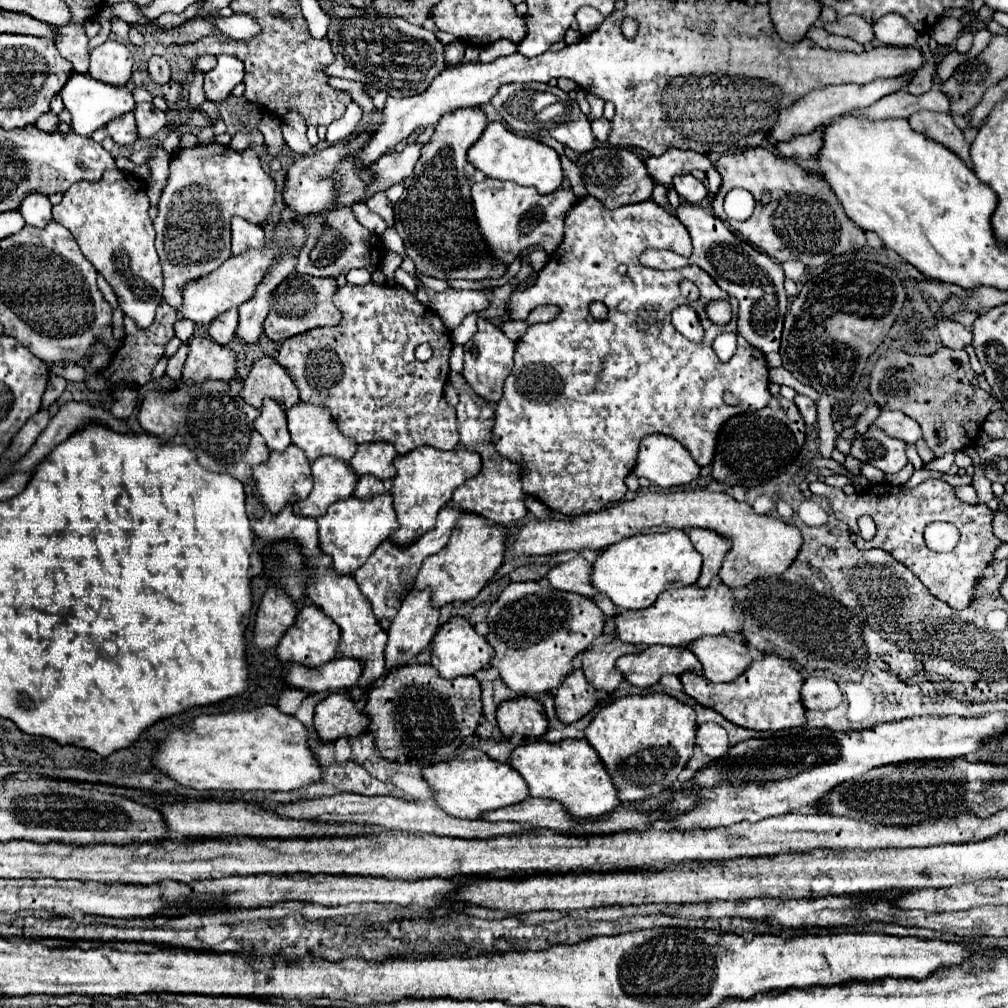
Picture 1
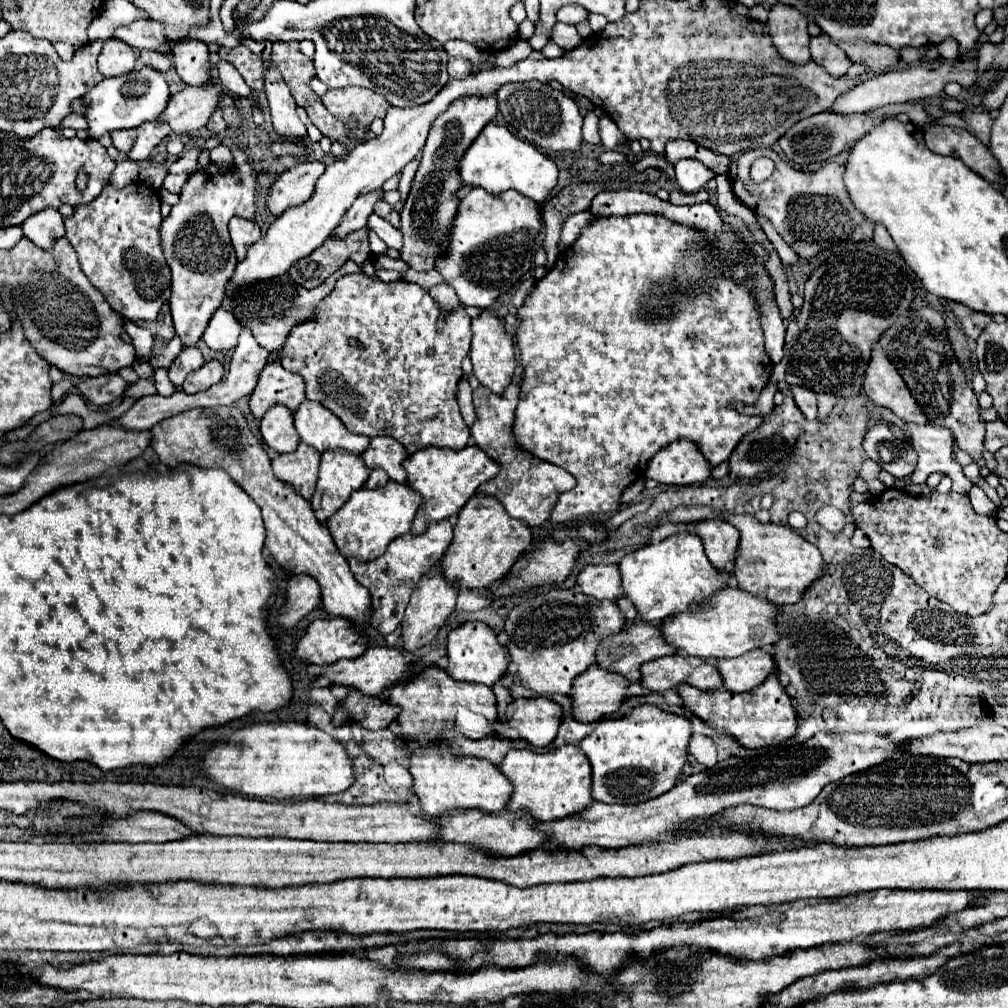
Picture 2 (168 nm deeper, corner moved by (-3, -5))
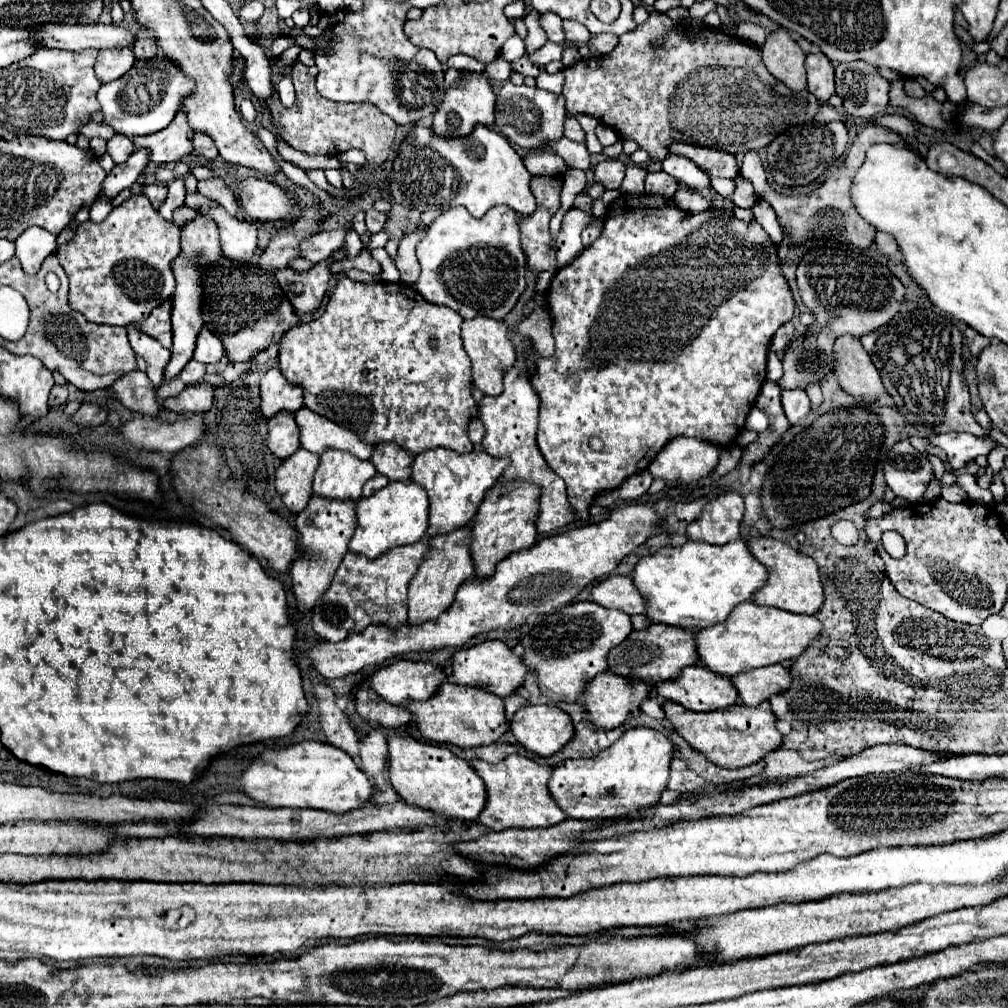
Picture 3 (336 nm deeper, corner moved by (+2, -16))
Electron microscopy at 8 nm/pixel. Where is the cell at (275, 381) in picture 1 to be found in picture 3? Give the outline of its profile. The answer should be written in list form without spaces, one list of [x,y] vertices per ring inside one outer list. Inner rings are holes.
[[[272,368],[264,374],[260,382],[260,398],[262,398],[260,408],[266,418],[272,418],[282,410],[296,412],[304,406],[302,388],[298,388],[296,384],[290,384],[278,368]]]

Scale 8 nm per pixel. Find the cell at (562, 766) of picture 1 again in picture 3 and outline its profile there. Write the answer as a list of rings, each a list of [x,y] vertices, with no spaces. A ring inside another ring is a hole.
[[[510,754],[498,764],[474,760],[472,766],[486,786],[486,806],[476,820],[486,828],[494,832],[502,832],[506,828],[548,828],[566,820],[566,814],[558,808],[558,804],[548,792],[548,778],[552,774],[552,766],[538,764],[520,754]]]

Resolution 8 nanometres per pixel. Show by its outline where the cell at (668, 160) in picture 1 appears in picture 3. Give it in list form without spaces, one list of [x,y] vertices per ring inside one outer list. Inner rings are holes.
[[[672,144],[670,152],[694,160],[704,172],[718,176],[718,178],[732,180],[738,174],[736,156],[722,152],[722,150],[716,150],[716,148],[698,148],[694,144]]]

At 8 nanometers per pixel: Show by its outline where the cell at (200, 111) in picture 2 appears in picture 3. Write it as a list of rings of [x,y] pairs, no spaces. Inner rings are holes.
[[[178,112],[172,124],[166,126],[162,132],[134,138],[134,150],[148,150],[148,164],[154,166],[180,162],[186,154],[192,152],[192,142],[188,134],[188,118],[184,112]]]

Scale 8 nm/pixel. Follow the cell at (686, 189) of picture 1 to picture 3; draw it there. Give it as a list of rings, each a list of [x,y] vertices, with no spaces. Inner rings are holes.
[[[670,154],[662,164],[664,164],[664,172],[674,176],[682,186],[698,190],[698,192],[710,188],[708,176],[692,160],[686,160],[686,156]]]

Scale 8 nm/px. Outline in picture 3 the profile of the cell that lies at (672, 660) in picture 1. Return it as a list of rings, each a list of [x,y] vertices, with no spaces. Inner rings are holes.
[[[688,666],[682,670],[682,674],[676,680],[666,680],[660,682],[652,688],[650,692],[652,698],[664,698],[664,700],[672,700],[680,706],[684,706],[686,710],[694,710],[694,712],[706,712],[706,710],[724,710],[728,706],[734,706],[738,702],[738,690],[734,688],[732,680],[728,676],[720,676],[704,666]]]

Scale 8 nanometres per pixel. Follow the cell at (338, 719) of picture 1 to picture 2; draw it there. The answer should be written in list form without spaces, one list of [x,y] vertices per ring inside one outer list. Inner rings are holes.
[[[348,688],[347,696],[335,709],[333,725],[343,727],[347,721],[357,721],[364,729],[376,731],[388,728],[389,723],[399,715],[399,709],[379,701],[377,697],[369,697],[359,693],[357,689]]]

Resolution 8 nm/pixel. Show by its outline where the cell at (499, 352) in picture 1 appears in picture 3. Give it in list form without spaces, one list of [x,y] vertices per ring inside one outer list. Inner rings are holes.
[[[476,316],[476,318],[464,320],[464,324],[462,324],[462,344],[464,344],[466,354],[472,360],[474,386],[480,388],[486,396],[498,396],[502,392],[504,368],[514,364],[514,360],[516,360],[516,352],[514,352],[508,332],[510,332],[510,328],[506,326],[506,322],[486,318],[486,316]]]

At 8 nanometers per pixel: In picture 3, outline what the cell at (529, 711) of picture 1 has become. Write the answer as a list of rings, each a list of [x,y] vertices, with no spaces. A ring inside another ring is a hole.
[[[526,704],[514,714],[510,730],[524,748],[538,756],[552,756],[574,738],[572,718],[550,704]]]

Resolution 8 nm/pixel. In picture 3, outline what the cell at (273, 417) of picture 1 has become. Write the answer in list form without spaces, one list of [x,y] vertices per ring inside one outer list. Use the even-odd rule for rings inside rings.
[[[278,412],[268,424],[268,448],[278,458],[288,458],[300,448],[298,424],[292,412]]]

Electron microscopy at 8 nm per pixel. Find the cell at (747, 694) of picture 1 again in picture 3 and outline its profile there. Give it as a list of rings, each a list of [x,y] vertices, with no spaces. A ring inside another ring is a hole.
[[[664,702],[662,710],[672,722],[674,730],[690,744],[690,748],[704,754],[712,764],[720,768],[750,766],[782,744],[782,734],[776,730],[776,716],[770,710],[770,702],[762,702],[756,708],[734,704],[726,710],[714,712],[692,712],[676,702]]]

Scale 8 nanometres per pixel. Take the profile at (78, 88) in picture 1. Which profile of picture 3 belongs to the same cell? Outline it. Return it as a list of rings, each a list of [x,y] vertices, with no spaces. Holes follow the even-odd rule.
[[[162,50],[154,58],[136,60],[136,64],[118,80],[102,84],[98,90],[98,102],[104,112],[104,122],[124,136],[144,136],[160,132],[178,114],[184,96],[194,92],[194,80],[186,76],[174,60],[166,60]]]

